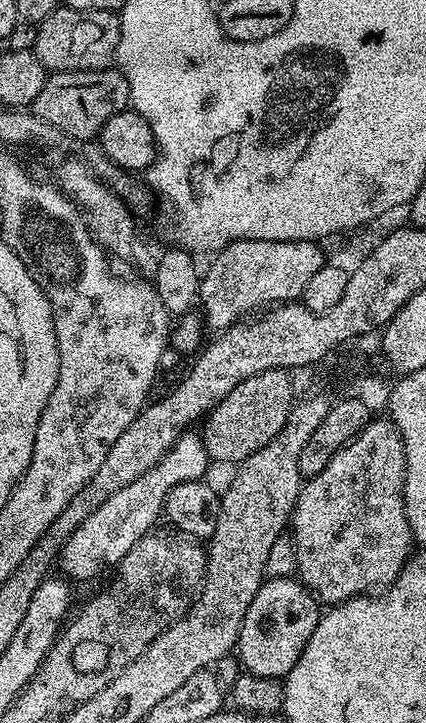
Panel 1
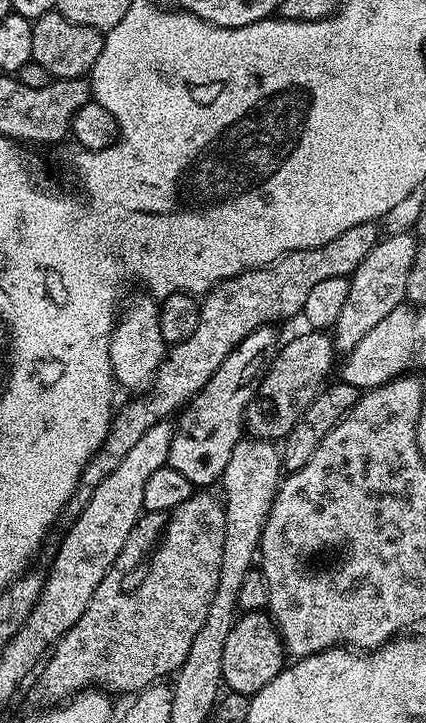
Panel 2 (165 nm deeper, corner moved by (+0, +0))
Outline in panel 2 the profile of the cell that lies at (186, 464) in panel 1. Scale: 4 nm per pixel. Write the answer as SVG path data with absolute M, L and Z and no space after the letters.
M272 326L259 328L254 334L242 338L242 342L226 354L226 362L214 370L214 378L210 378L210 382L206 382L206 386L202 386L202 390L179 413L167 467L190 478L192 485L208 486L204 484L212 484L215 480L217 483L223 477L226 462L230 462L230 454L234 454L234 446L245 431L248 407L256 388L276 359L276 331Z

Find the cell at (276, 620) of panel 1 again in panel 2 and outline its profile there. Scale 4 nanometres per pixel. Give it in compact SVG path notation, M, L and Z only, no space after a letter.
M267 611L244 612L237 619L236 625L230 630L230 638L226 638L226 650L222 654L222 674L228 692L237 692L251 698L255 692L262 690L286 666L284 642L280 639L280 632L276 623Z

